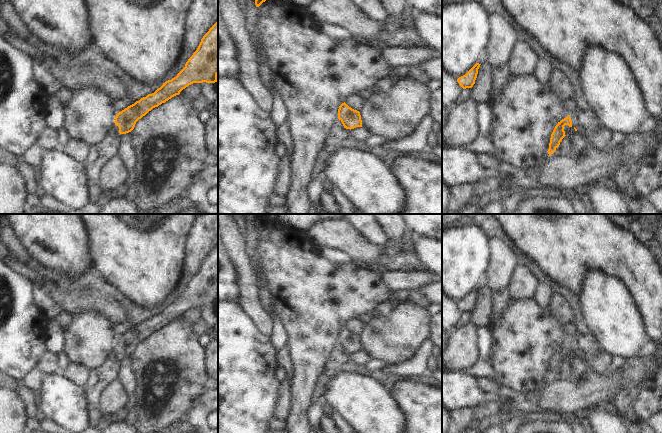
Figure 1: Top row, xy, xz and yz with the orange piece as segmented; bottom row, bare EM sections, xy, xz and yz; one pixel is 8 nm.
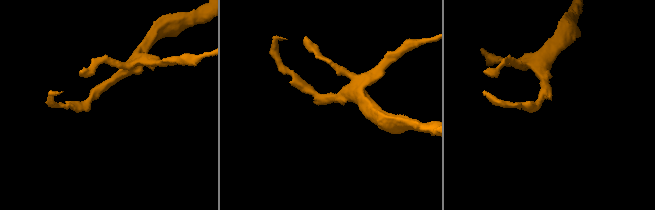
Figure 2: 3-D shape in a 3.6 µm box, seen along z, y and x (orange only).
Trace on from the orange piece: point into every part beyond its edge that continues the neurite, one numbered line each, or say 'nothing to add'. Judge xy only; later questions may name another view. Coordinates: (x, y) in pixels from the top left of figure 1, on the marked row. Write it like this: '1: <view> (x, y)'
1: xy (116, 133)

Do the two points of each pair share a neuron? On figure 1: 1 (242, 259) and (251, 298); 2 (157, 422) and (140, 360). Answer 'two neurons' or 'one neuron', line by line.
1: one neuron
2: one neuron

